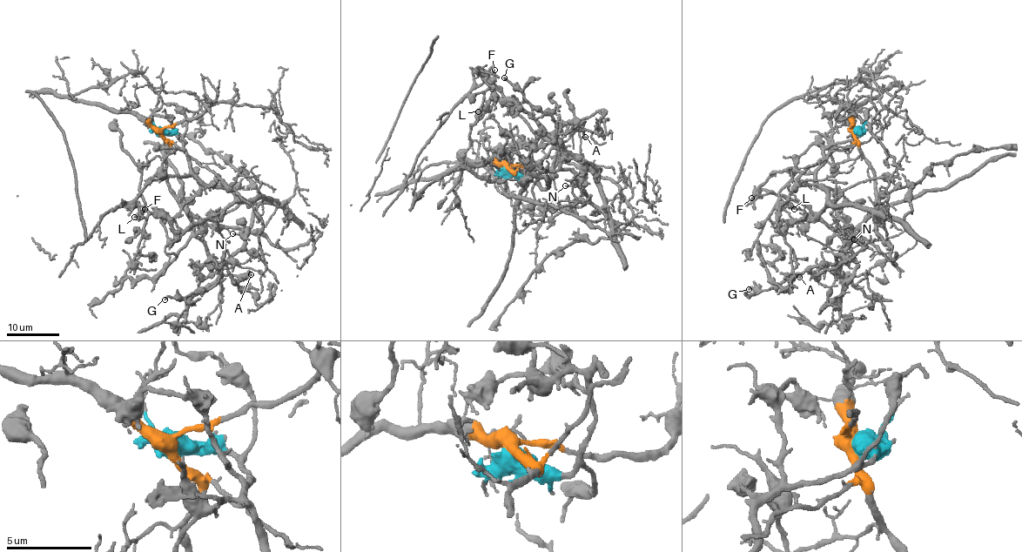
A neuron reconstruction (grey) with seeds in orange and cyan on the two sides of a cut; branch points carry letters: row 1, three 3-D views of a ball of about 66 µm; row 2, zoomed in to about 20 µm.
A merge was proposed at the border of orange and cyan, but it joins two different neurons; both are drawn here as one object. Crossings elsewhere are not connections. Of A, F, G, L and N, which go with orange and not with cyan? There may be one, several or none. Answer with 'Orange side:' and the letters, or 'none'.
Orange side: none

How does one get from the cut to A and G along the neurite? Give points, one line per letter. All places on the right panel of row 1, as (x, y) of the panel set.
A: (853, 131), (859, 136), (823, 151), (815, 181), (834, 205), (875, 212), (833, 263), (808, 266), (798, 277)
G: (853, 131), (859, 136), (823, 151), (815, 181), (834, 205), (875, 212), (833, 263), (748, 289)

